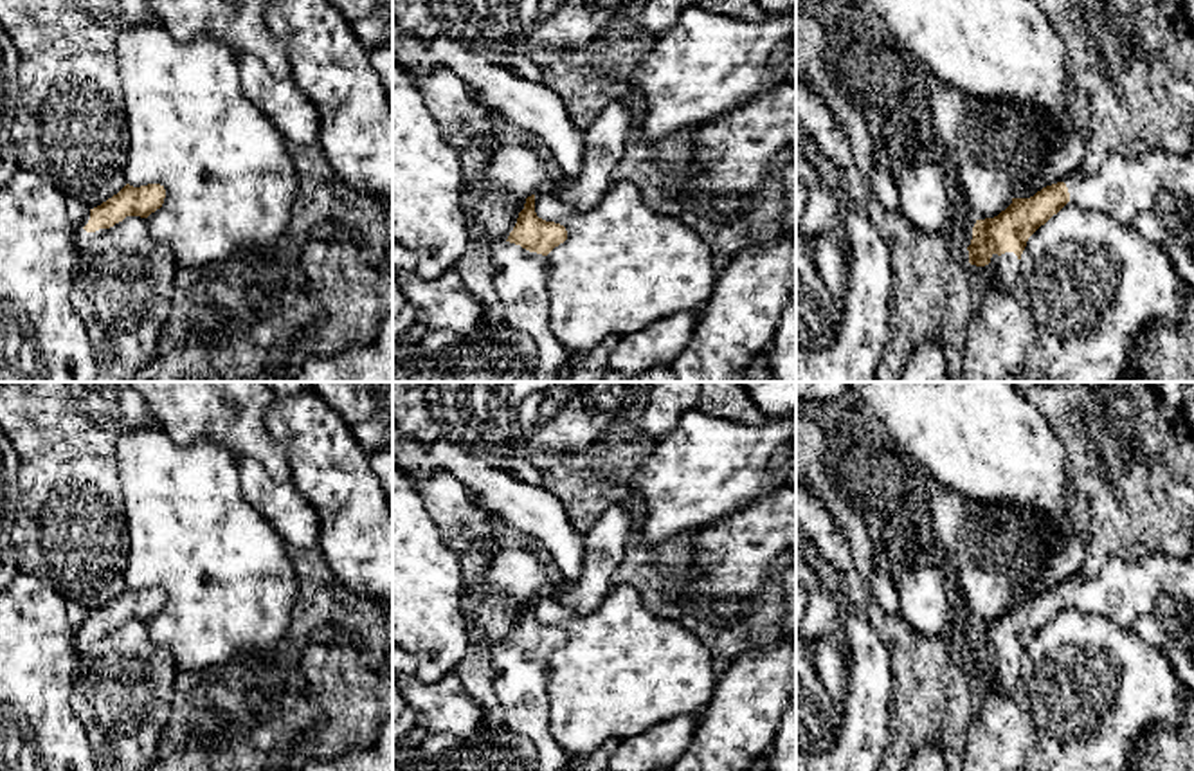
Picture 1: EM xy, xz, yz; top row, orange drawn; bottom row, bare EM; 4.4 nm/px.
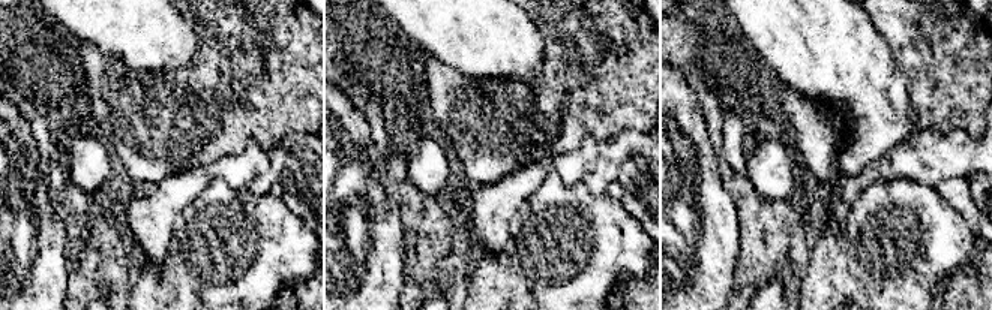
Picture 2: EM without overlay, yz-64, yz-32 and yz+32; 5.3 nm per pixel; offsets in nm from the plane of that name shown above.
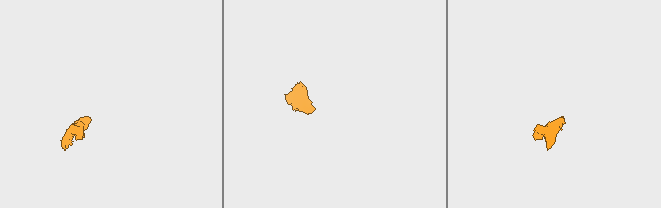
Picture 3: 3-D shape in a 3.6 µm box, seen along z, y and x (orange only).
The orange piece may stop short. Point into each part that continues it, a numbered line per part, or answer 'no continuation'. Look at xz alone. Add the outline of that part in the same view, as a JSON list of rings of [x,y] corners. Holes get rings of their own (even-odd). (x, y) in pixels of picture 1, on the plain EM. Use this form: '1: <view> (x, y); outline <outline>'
1: xz (521, 685); outline [[[506,643],[493,645],[490,659],[497,670],[493,690],[504,708],[504,728],[535,744],[537,771],[562,771],[569,764],[569,757],[551,735],[549,661],[528,656]]]

